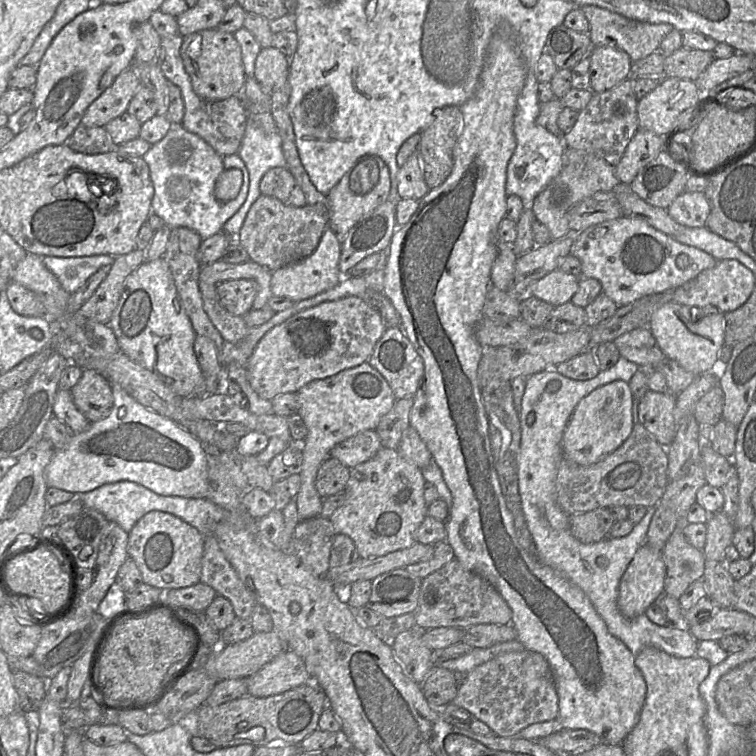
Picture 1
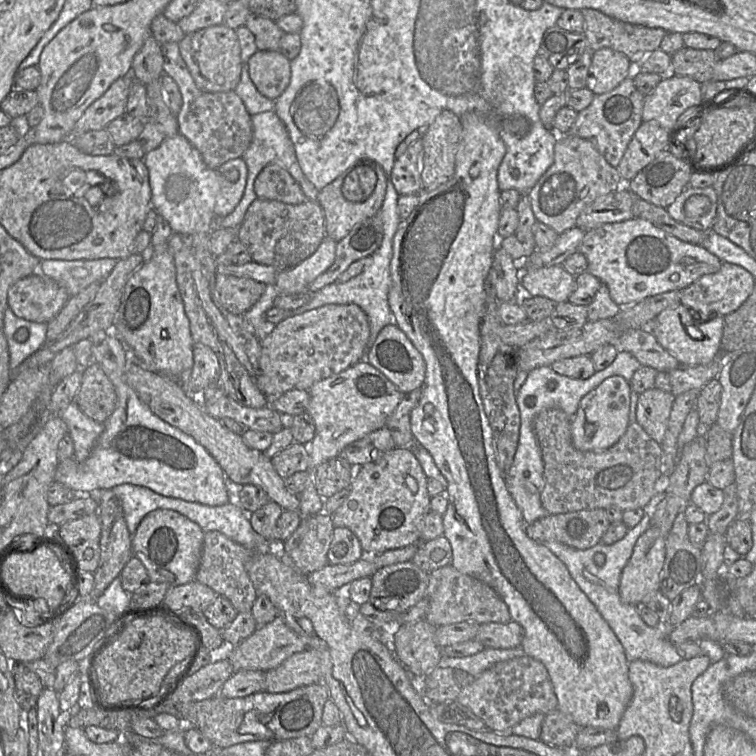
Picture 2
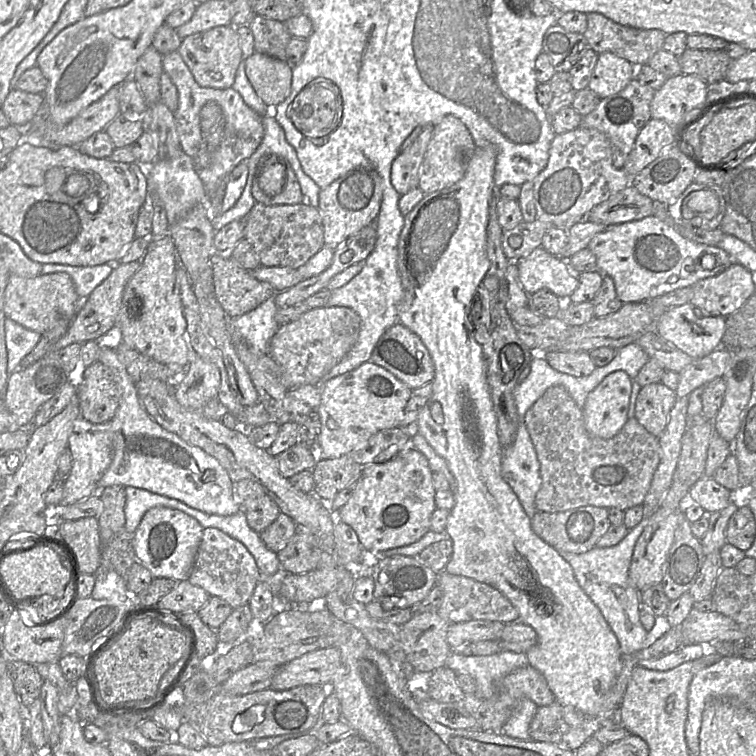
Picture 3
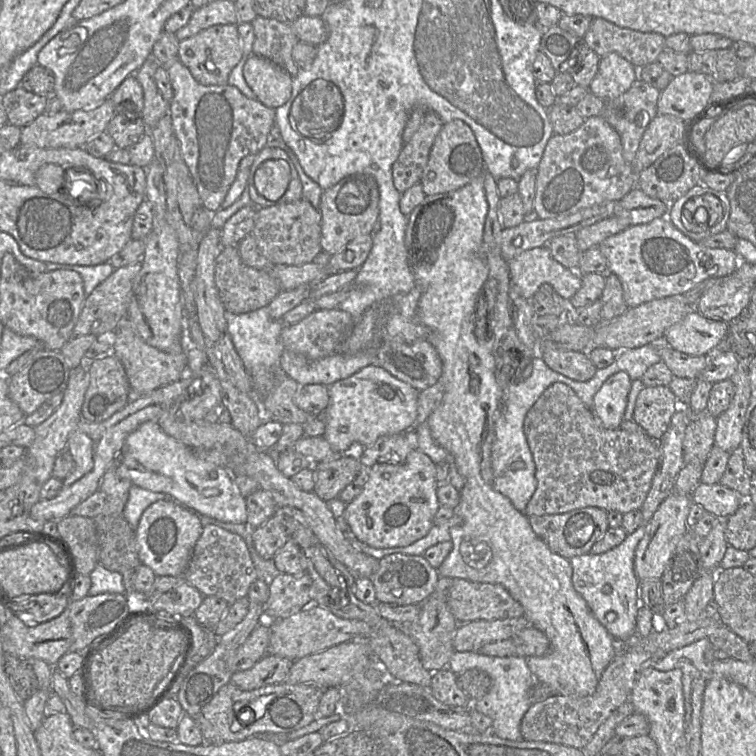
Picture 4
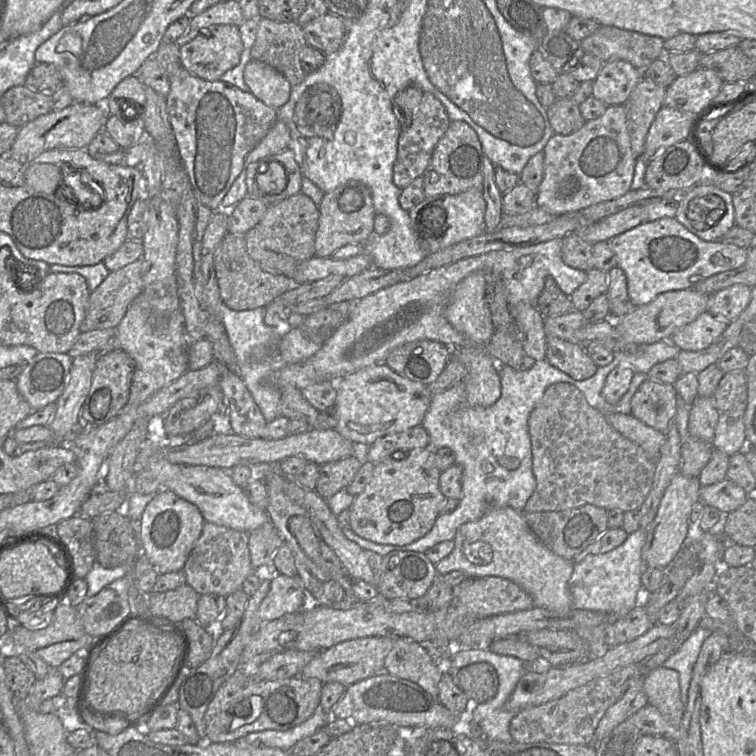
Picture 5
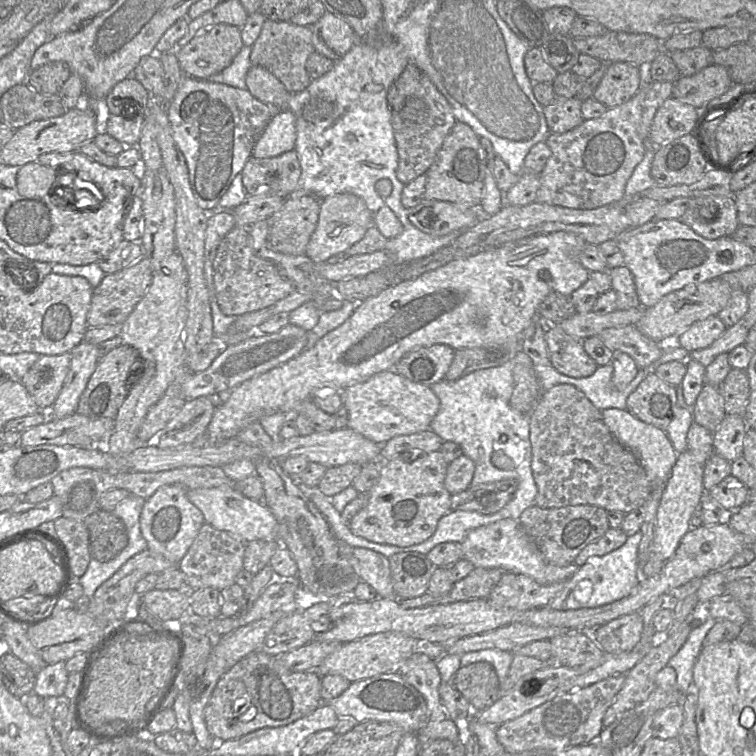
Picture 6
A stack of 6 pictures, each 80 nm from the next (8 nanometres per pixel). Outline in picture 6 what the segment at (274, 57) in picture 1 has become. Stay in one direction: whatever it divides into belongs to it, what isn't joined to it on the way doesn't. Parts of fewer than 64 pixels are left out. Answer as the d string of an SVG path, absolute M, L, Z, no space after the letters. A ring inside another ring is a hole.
M251 65L246 75L246 84L256 99L270 105L275 111L287 109L292 93L266 69Z

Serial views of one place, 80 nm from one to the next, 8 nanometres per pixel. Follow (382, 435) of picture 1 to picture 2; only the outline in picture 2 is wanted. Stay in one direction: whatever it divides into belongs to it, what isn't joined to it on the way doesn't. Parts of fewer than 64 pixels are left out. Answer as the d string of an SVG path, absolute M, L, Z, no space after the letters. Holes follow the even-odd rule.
M422 389L413 390L405 394L386 421L395 447L411 446L416 444L411 430L411 412L418 405Z

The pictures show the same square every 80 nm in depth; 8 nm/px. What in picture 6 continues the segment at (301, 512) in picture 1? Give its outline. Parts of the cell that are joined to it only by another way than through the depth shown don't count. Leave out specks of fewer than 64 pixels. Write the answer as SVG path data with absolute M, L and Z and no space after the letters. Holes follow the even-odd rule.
M394 369L379 372L340 393L349 414L348 428L378 445L396 436L428 430L440 406L439 398L430 386L411 381Z

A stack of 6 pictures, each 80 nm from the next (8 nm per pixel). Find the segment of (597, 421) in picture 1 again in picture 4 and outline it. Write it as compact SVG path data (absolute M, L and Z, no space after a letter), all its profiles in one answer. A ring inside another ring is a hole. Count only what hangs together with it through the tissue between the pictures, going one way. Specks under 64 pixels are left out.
M619 371L608 377L595 394L592 411L604 427L620 428L631 386L630 376Z

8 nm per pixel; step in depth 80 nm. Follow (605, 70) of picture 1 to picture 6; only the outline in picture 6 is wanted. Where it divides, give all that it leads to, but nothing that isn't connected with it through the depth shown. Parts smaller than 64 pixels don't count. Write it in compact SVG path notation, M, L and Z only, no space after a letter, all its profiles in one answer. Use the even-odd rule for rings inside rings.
M626 62L607 64L606 71L593 92L592 98L607 109L629 101L643 85L643 70Z

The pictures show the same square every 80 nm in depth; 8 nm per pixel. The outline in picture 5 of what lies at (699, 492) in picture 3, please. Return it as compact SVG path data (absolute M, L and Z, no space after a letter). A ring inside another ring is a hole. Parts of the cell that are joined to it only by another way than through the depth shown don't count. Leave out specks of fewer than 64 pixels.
M728 478L709 486L701 487L700 501L713 506L724 514L729 514L741 507L750 495Z

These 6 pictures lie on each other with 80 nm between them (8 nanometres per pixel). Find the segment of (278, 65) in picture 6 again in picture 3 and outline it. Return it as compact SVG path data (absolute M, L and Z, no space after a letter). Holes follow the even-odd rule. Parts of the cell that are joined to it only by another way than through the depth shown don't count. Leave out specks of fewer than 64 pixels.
M256 14L248 25L254 36L255 52L286 61L286 48L292 35L283 22Z

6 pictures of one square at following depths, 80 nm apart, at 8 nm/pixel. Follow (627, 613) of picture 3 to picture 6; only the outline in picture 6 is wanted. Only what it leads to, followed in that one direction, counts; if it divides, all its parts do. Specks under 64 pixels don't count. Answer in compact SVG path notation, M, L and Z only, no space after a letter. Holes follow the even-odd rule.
M638 531L629 536L620 548L604 556L590 557L584 565L579 566L576 572L565 581L564 589L547 607L561 611L596 608L631 595L642 579L638 560L638 550L642 537L642 532Z

